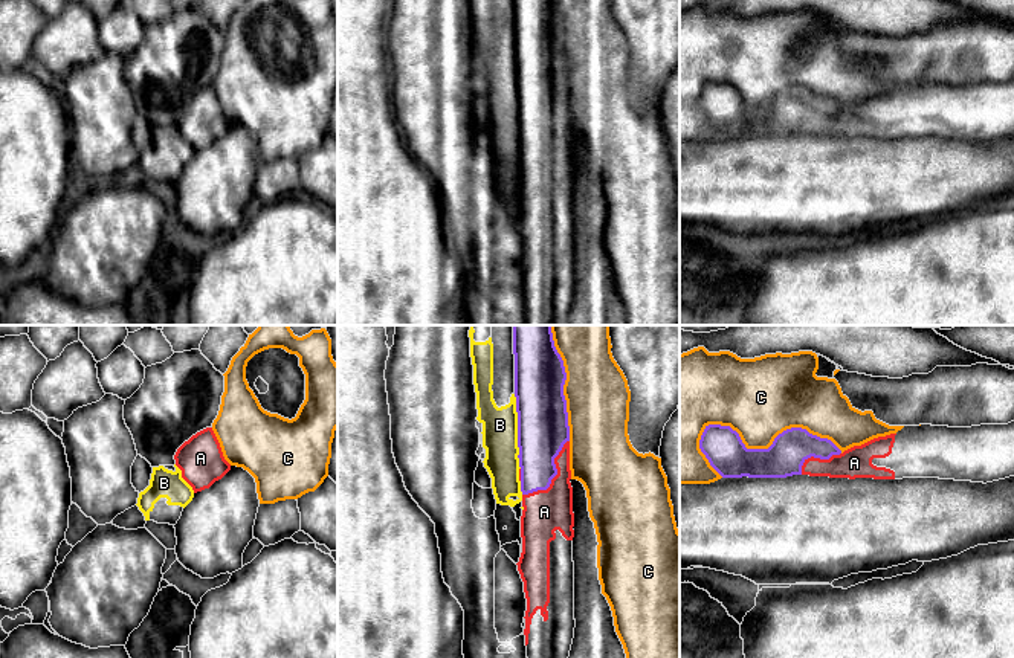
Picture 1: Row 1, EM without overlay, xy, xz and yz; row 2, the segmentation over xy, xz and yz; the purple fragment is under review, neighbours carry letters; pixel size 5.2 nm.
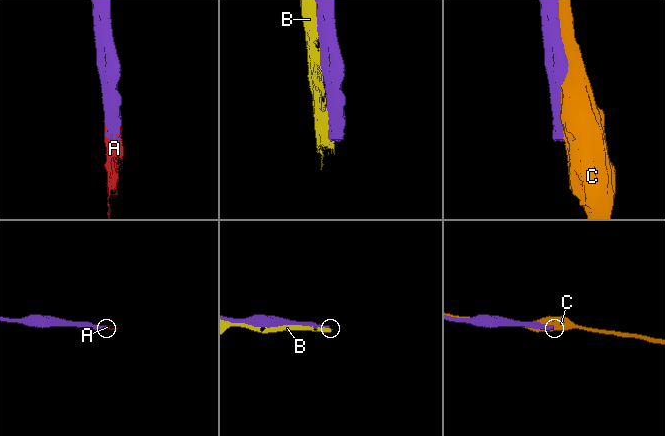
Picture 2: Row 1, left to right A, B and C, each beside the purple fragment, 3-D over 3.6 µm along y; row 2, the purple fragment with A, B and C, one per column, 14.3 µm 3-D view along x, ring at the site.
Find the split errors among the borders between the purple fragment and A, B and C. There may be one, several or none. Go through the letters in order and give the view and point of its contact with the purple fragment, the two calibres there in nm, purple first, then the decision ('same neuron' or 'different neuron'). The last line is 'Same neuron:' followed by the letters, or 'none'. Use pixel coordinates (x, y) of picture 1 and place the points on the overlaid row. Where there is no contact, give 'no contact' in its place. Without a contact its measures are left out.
A: xz (555, 475) | 280/220 nm | same neuron
B: xz (518, 431) | 280/190 nm | different neuron
C: yz (768, 448) | 200/400 nm | different neuron
Same neuron: A

